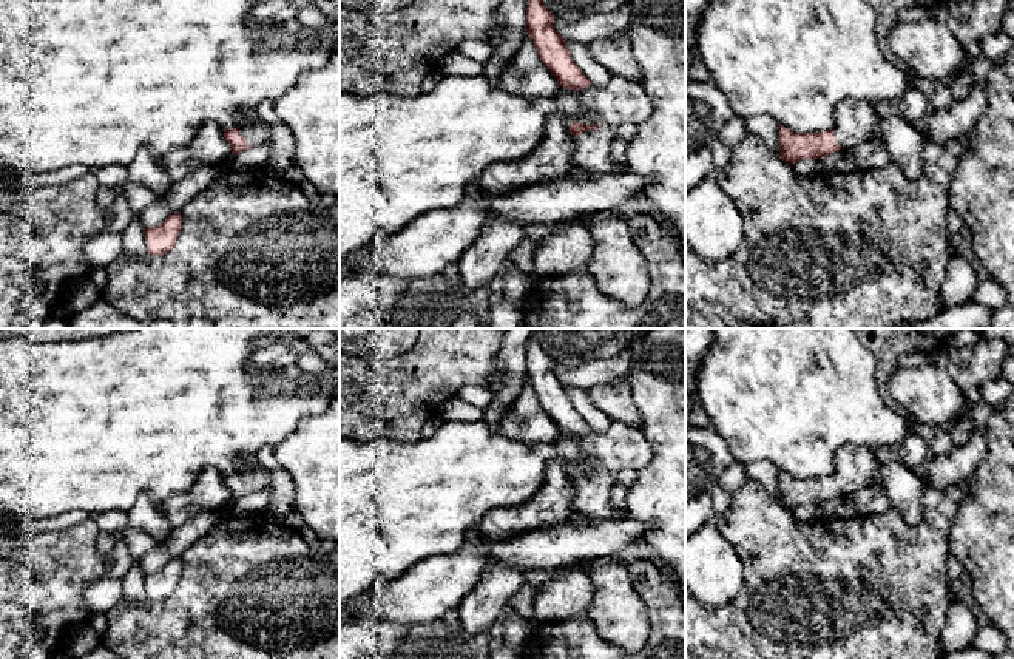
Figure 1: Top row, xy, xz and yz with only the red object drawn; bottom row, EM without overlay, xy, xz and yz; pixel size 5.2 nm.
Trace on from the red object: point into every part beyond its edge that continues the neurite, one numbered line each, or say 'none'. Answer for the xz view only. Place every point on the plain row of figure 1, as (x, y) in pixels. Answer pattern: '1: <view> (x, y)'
1: xz (591, 502)

